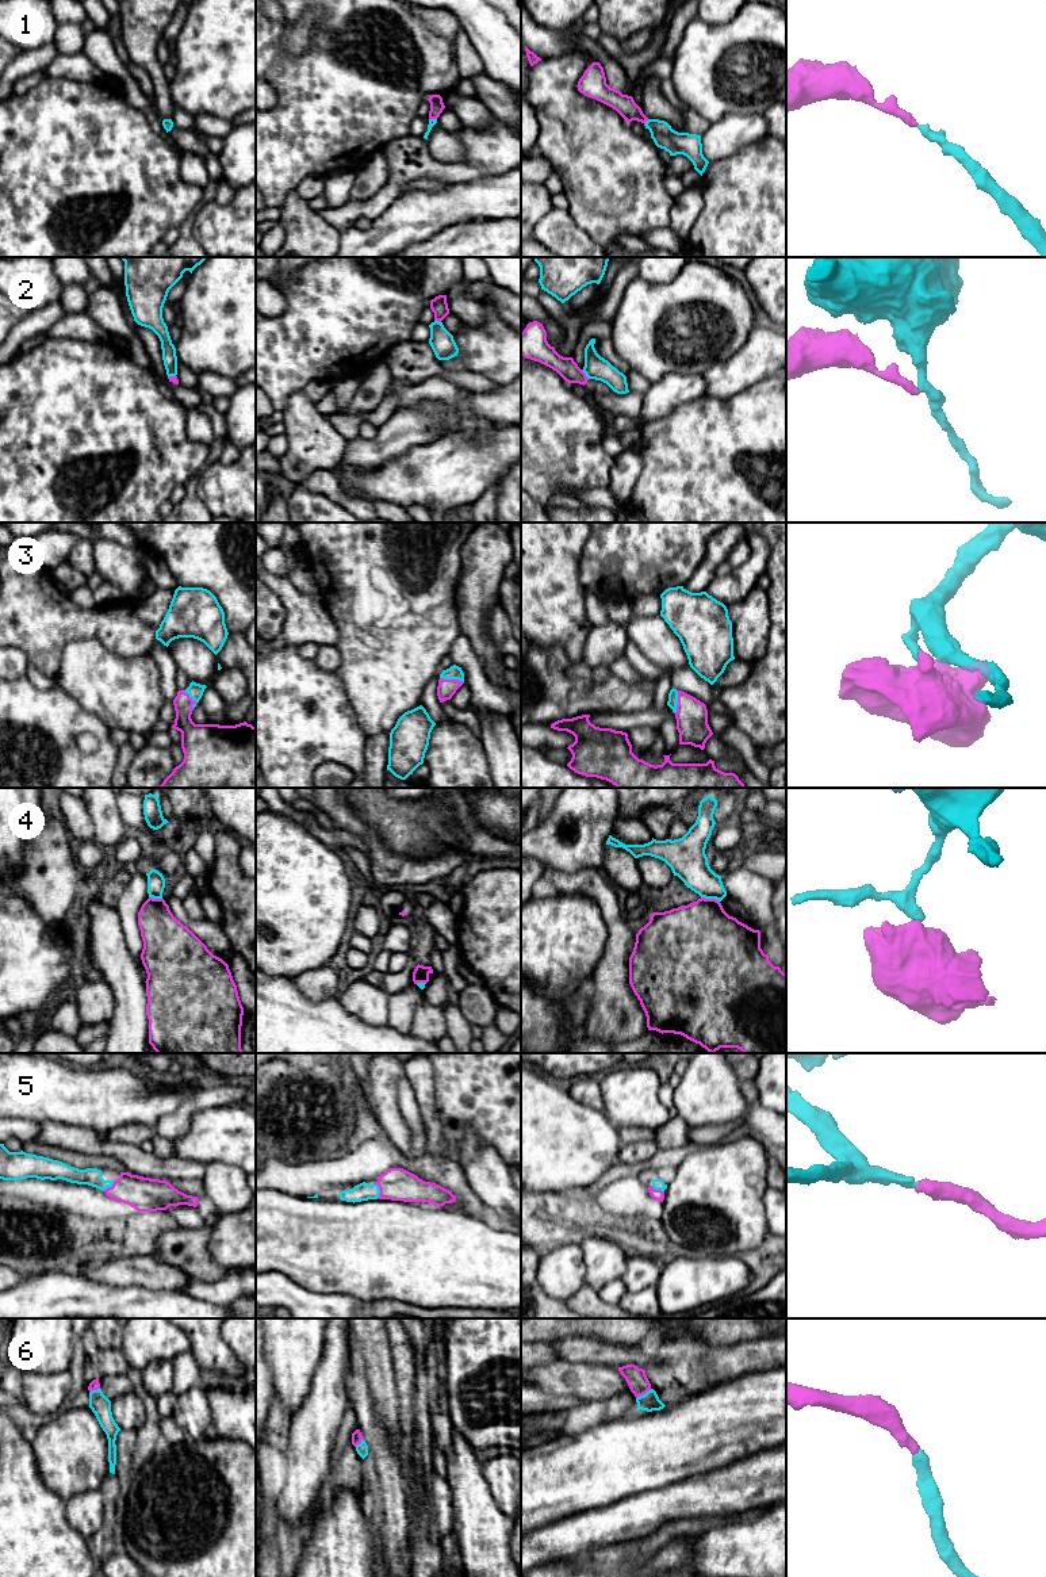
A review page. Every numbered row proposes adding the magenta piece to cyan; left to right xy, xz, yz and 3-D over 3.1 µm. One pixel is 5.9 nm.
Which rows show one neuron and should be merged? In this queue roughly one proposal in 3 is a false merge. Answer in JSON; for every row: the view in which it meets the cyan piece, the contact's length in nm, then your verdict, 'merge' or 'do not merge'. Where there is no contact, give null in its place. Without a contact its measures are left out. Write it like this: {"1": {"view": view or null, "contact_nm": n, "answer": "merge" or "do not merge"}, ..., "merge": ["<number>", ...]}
{"1": {"view": "yz", "contact_nm": 50, "answer": "merge"}, "2": {"view": "yz", "contact_nm": 70, "answer": "do not merge"}, "3": {"view": "xz", "contact_nm": 150, "answer": "merge"}, "4": {"view": "yz", "contact_nm": 120, "answer": "do not merge"}, "5": {"view": "xz", "contact_nm": 90, "answer": "merge"}, "6": {"view": "yz", "contact_nm": 110, "answer": "merge"}, "merge": ["1", "3", "5", "6"]}

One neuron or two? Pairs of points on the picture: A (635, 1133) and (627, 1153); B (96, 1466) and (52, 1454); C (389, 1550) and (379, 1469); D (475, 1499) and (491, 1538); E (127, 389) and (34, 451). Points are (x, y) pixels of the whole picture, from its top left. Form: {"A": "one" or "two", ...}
{"A": "two", "B": "one", "C": "one", "D": "one", "E": "one"}

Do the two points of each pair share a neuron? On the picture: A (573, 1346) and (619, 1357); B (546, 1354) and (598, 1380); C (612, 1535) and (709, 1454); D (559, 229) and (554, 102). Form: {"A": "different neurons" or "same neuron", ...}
{"A": "same neuron", "B": "different neurons", "C": "different neurons", "D": "different neurons"}

